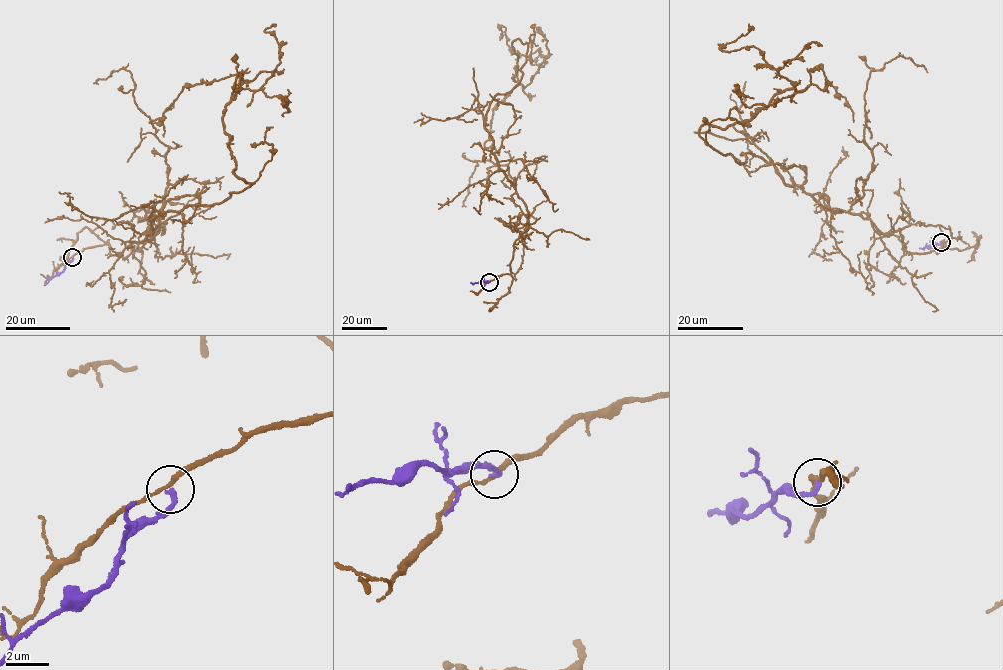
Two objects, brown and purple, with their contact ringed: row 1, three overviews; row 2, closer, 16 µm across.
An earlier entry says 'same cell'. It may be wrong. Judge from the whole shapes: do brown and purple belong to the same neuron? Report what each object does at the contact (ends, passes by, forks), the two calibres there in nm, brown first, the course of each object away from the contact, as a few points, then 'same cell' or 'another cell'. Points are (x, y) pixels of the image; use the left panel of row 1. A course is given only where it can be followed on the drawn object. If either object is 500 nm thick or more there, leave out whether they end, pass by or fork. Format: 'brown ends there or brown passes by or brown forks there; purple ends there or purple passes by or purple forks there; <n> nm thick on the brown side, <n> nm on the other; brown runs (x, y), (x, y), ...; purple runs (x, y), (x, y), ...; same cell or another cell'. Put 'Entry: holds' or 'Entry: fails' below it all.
brown passes by; purple ends there; 200 nm thick on the brown side, 240 nm on the other; brown runs (72, 256), (124, 258), (150, 217), (253, 184), (236, 75), (183, 87), (163, 136); purple runs (72, 257), (63, 272), (44, 285); same cell
Entry: holds

